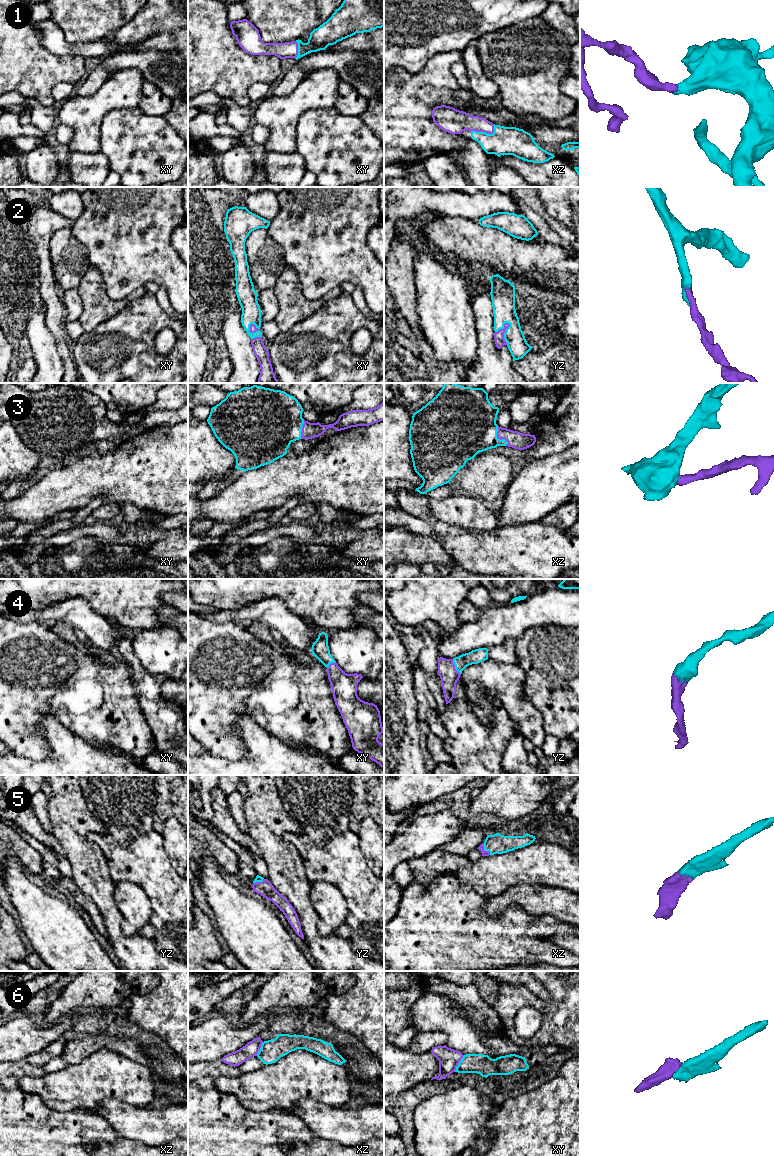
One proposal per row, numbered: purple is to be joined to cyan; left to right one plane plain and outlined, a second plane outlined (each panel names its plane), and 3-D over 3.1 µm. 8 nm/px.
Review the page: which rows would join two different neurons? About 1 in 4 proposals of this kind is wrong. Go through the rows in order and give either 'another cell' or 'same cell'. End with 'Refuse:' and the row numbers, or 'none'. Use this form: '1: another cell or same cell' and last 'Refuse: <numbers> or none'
1: same cell
2: same cell
3: same cell
4: same cell
5: same cell
6: another cell
Refuse: 6

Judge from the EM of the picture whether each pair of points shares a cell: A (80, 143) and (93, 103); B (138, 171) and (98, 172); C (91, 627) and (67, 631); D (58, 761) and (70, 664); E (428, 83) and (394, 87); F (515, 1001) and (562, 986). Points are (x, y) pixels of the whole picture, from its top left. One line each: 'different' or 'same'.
A: same
B: different
C: same
D: different
E: same
F: same

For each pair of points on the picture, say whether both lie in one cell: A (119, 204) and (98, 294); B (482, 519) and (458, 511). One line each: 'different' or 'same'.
A: different
B: same

